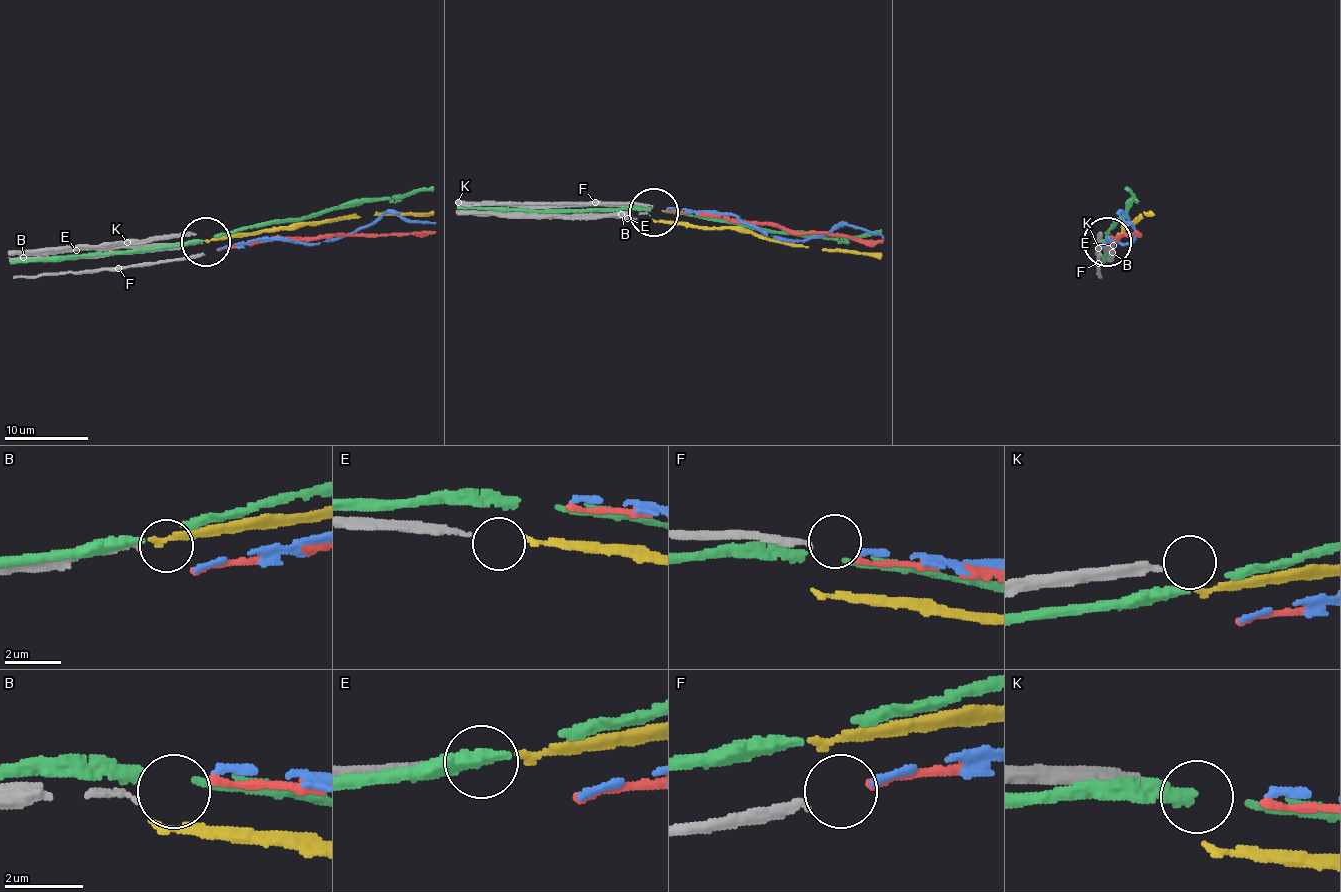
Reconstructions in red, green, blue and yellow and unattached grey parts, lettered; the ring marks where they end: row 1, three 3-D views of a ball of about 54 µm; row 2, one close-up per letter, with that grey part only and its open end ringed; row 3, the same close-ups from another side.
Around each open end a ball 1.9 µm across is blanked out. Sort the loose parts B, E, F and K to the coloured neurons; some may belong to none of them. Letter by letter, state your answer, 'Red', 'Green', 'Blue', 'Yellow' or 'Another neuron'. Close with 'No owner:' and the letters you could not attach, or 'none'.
B: Another neuron
E: Yellow
F: Blue
K: Another neuron
No owner: B, K

